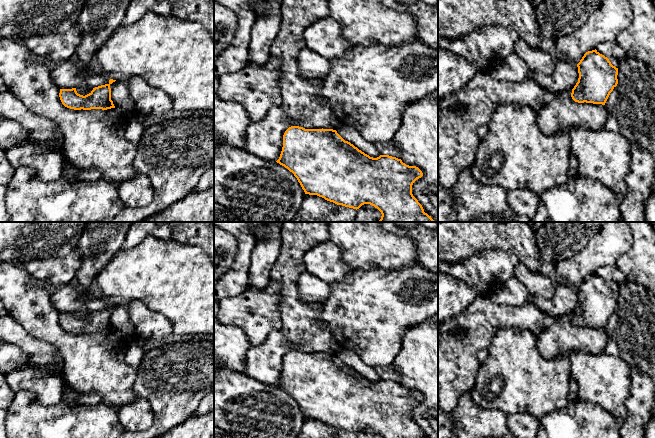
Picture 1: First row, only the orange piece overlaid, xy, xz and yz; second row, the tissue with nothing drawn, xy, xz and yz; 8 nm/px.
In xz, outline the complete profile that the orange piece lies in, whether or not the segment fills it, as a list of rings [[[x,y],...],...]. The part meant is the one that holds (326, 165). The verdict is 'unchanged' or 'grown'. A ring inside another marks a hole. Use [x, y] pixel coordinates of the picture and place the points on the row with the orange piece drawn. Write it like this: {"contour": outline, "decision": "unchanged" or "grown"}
{"contour": [[[289,127],[283,135],[282,151],[276,162],[294,174],[305,194],[317,195],[337,205],[356,210],[364,204],[370,204],[381,212],[379,222],[435,222],[424,212],[422,205],[412,194],[413,183],[423,176],[418,167],[406,165],[401,159],[389,155],[370,157],[345,141],[336,130]]], "decision": "unchanged"}

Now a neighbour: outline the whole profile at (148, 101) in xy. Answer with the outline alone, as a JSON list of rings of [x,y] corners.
[[[133,75],[126,82],[130,97],[134,101],[132,114],[154,117],[156,120],[166,118],[173,111],[171,97],[164,91],[150,86],[144,79]]]

